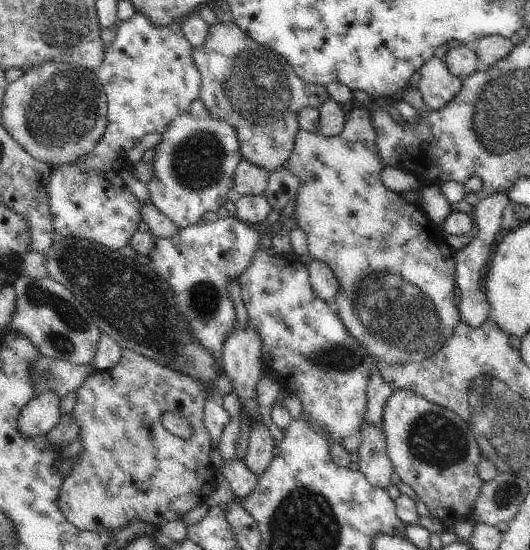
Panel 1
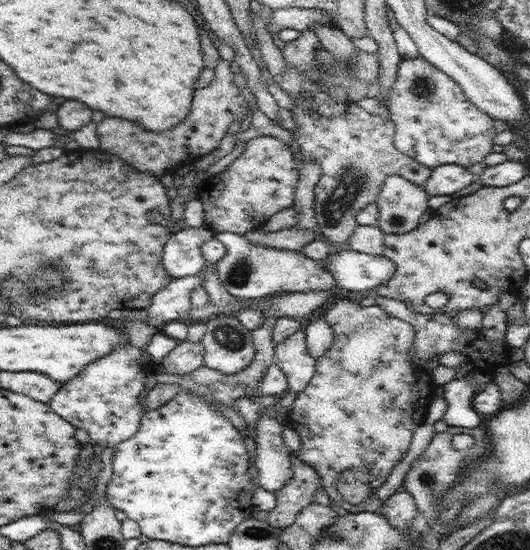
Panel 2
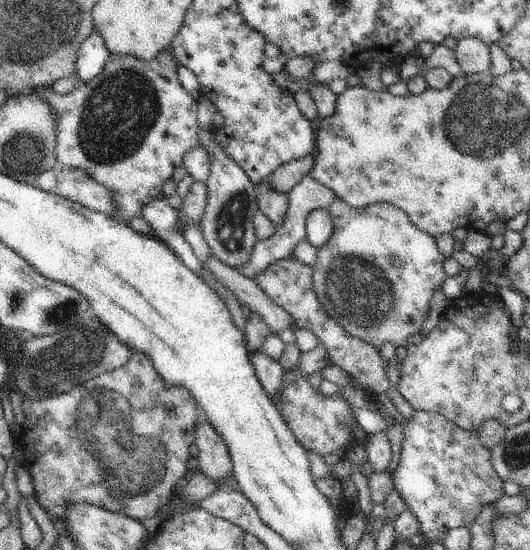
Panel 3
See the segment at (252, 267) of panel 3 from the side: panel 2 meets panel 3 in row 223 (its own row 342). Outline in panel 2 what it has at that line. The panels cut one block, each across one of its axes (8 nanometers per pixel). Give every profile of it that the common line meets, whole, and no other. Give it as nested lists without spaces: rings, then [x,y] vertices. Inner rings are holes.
[[[298,329],[284,342],[275,346],[275,356],[280,369],[286,374],[287,392],[298,394],[310,383],[315,373],[316,359],[308,353],[305,332]]]

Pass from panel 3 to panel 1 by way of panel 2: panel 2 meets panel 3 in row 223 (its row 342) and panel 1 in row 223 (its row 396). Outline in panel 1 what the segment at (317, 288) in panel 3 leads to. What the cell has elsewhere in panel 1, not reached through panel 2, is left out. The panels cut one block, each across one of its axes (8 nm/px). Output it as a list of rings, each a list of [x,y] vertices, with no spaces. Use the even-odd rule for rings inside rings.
[[[369,104],[355,105],[352,111],[345,114],[345,125],[342,132],[336,136],[325,137],[322,133],[309,133],[300,129],[297,132],[293,151],[286,160],[282,169],[286,169],[292,176],[297,176],[300,183],[298,194],[295,196],[295,212],[291,214],[296,218],[296,224],[307,236],[309,246],[307,254],[312,260],[322,261],[328,264],[334,271],[339,282],[339,291],[334,300],[333,308],[339,314],[341,321],[358,342],[376,360],[382,360],[386,364],[404,364],[415,363],[430,358],[435,352],[438,352],[450,338],[452,331],[461,321],[459,307],[454,304],[454,287],[456,282],[456,263],[455,250],[442,234],[437,224],[434,224],[422,208],[414,203],[409,203],[404,197],[387,188],[380,179],[380,174],[384,170],[385,164],[377,147],[377,134],[372,122],[373,108]]]

